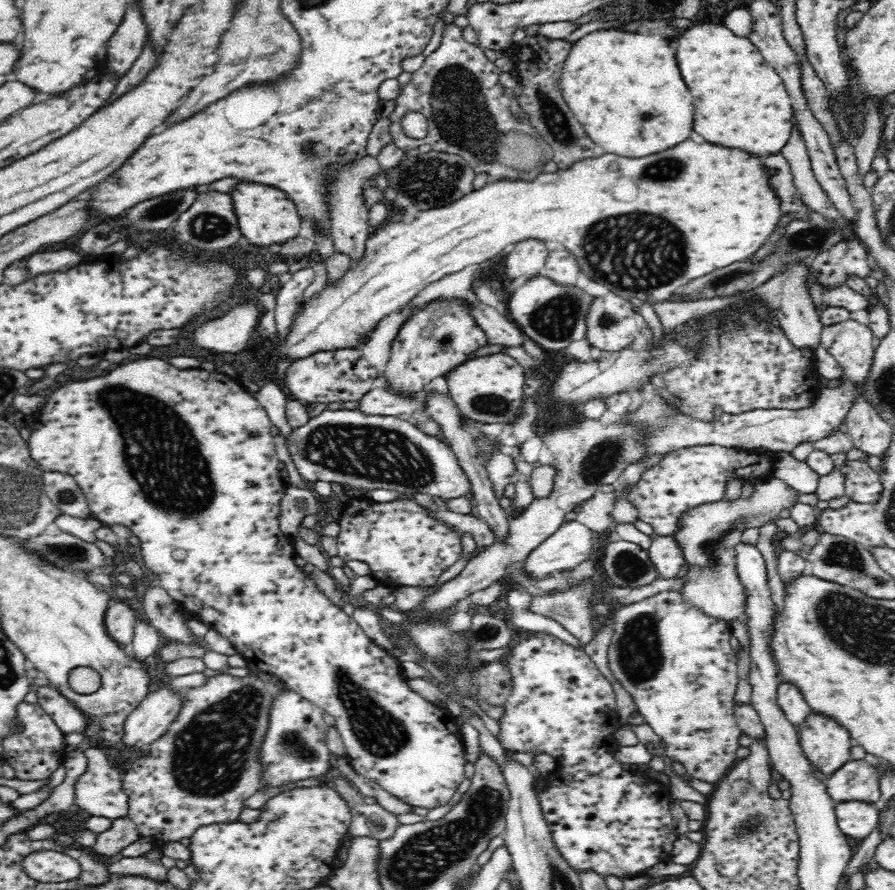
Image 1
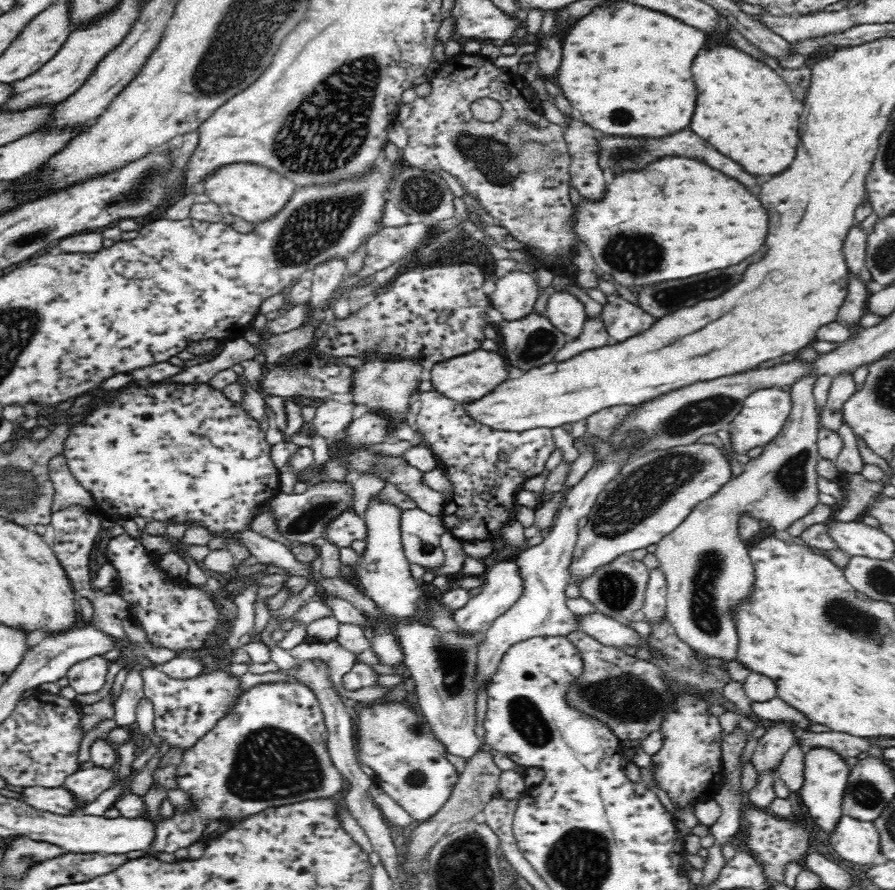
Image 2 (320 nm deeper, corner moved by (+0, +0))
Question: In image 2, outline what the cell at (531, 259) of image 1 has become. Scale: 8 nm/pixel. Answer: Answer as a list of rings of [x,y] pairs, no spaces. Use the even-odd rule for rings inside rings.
[[[515,268],[512,272],[508,272],[506,276],[496,280],[496,291],[489,295],[489,300],[493,303],[495,309],[503,315],[503,320],[509,321],[533,312],[540,292],[536,272],[524,272],[524,270]]]

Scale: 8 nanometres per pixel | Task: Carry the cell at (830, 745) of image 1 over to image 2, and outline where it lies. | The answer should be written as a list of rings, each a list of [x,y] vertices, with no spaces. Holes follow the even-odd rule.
[[[823,745],[808,748],[805,752],[805,770],[804,770],[804,787],[800,792],[800,797],[808,813],[812,816],[815,823],[825,833],[832,832],[836,822],[842,816],[842,796],[847,790],[847,783],[851,774],[850,768],[836,749],[825,748]]]

